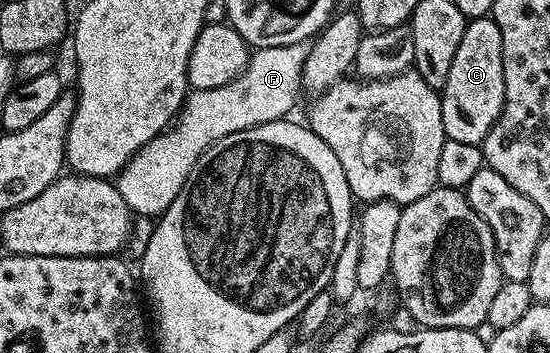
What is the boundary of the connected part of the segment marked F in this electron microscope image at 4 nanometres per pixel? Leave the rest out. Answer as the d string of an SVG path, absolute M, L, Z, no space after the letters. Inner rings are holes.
M292 43L291 45L275 45L274 47L259 47L250 54L249 63L239 77L235 77L227 85L219 85L219 89L190 90L185 96L185 104L177 112L172 124L165 128L147 145L143 145L133 155L133 160L116 176L115 182L123 201L127 201L129 210L134 216L159 217L179 197L195 161L215 141L227 137L231 133L239 133L243 129L258 127L276 119L284 119L290 113L297 93L302 92L301 74L307 61L309 43Z

